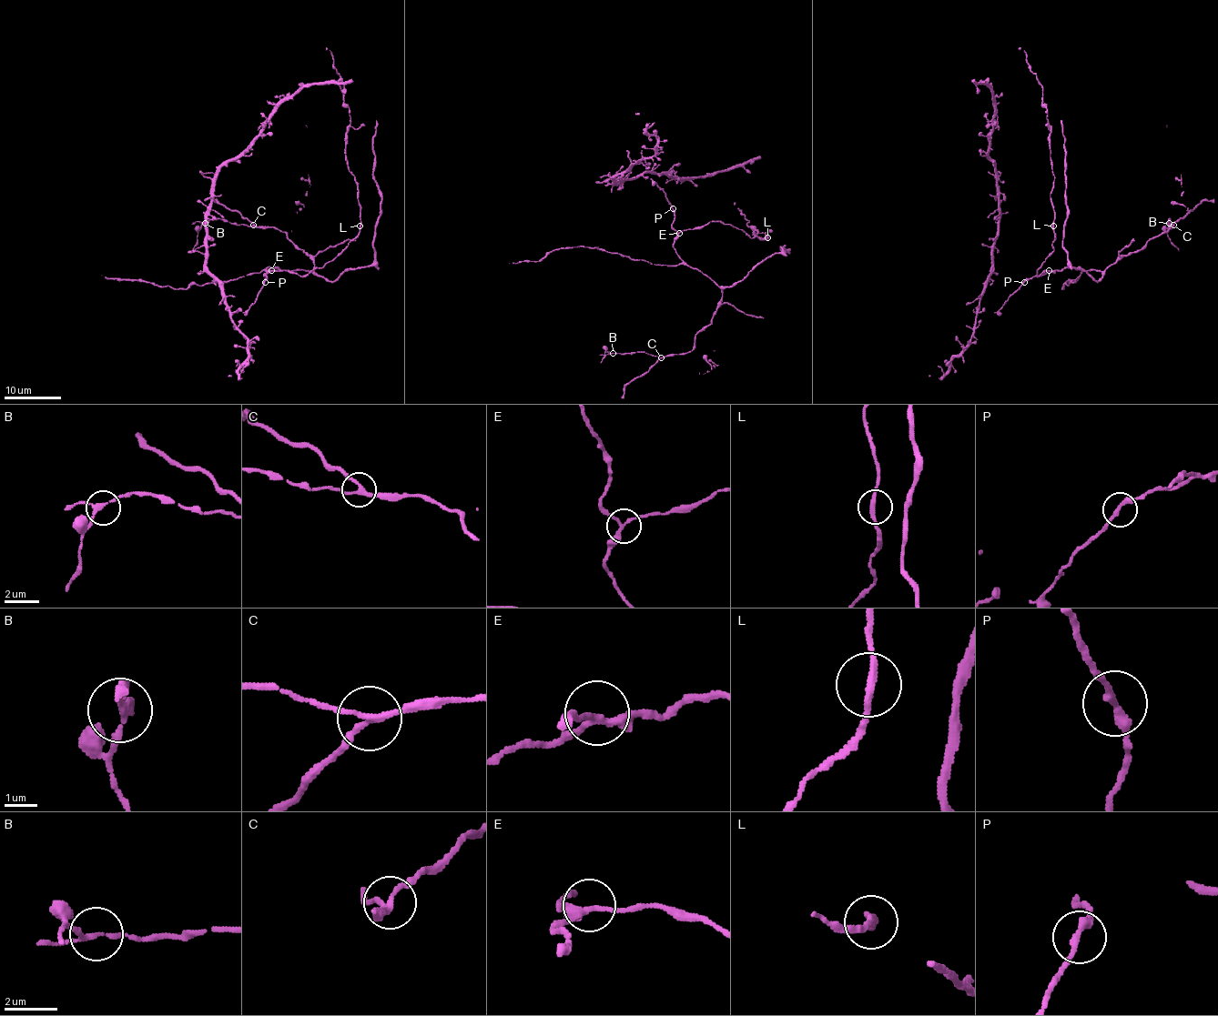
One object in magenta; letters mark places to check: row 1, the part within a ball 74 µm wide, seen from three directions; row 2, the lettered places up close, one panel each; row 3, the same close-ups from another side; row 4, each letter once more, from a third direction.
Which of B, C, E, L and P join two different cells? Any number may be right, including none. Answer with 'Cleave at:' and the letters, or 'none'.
Cleave at: none

